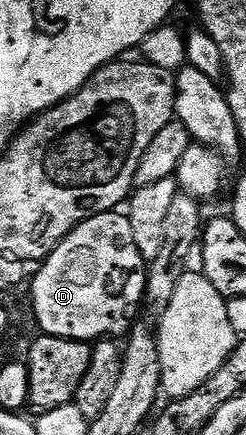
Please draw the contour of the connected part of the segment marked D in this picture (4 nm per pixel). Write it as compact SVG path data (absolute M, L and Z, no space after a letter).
M115 210L112 212L105 212L104 214L96 214L92 218L82 220L68 233L65 240L54 247L52 254L47 256L42 268L38 273L33 273L32 283L30 288L30 300L34 303L34 320L42 327L41 331L48 336L59 336L65 340L85 340L87 342L97 342L103 338L119 338L125 337L131 331L132 325L135 323L134 315L138 312L138 307L141 309L144 304L144 297L146 294L146 269L147 265L142 259L140 250L136 250L136 241L132 238L132 226L130 225L129 215L123 214L121 211Z

